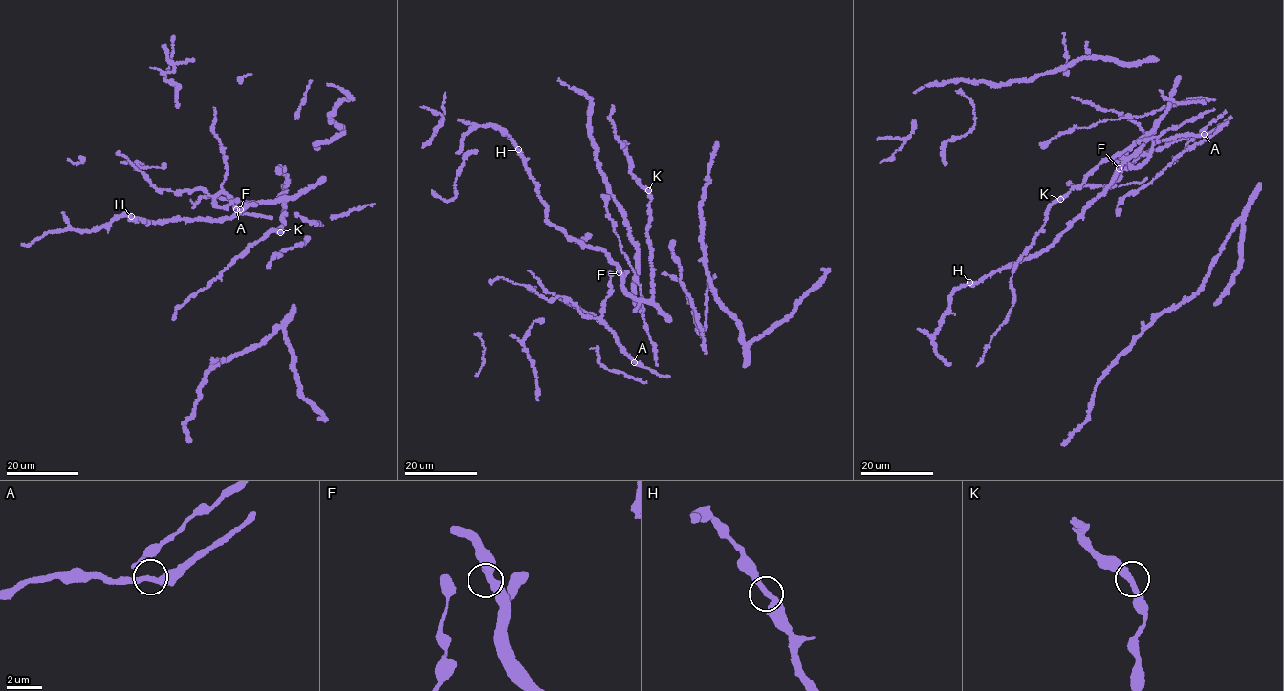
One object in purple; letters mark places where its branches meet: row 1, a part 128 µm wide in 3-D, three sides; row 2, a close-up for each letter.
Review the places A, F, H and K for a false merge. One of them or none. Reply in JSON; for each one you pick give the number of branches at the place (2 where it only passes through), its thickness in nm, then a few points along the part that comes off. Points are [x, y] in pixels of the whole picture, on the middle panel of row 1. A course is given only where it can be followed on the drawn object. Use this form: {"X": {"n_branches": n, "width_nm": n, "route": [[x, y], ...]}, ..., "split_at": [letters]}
{"split_at": []}

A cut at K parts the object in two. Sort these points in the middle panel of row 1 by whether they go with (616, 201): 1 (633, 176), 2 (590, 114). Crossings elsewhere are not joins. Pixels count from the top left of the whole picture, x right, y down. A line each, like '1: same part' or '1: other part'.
1: other part
2: same part

